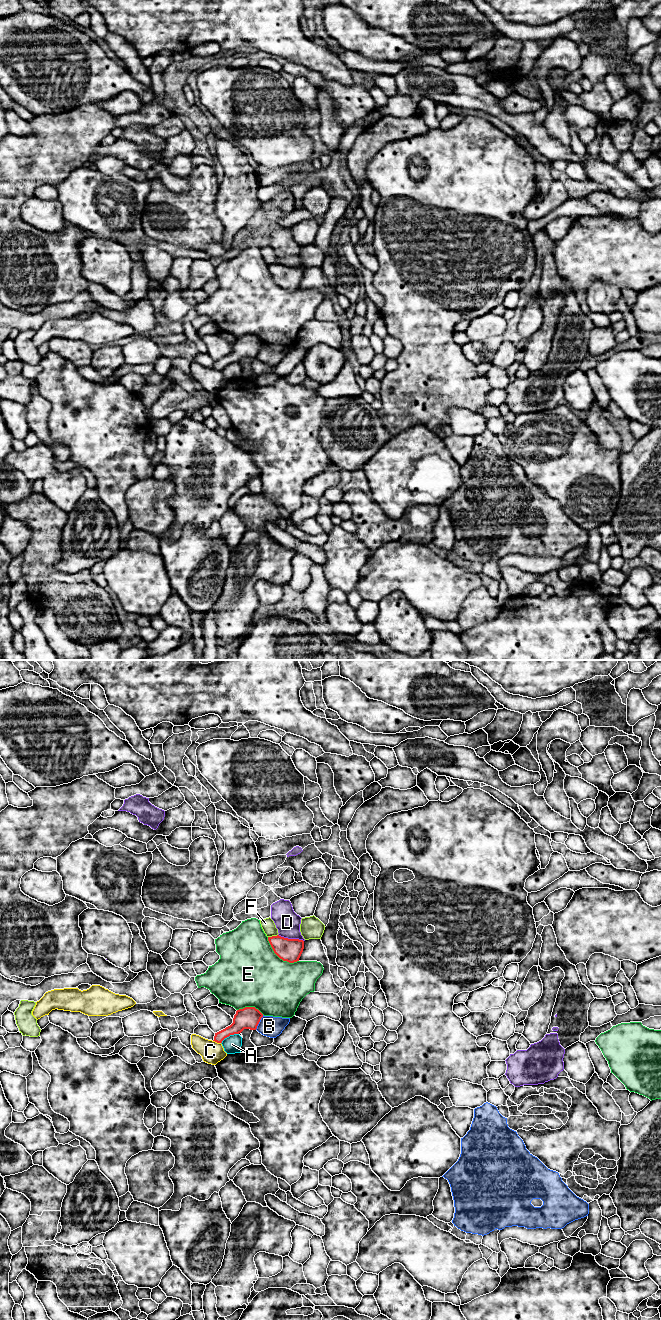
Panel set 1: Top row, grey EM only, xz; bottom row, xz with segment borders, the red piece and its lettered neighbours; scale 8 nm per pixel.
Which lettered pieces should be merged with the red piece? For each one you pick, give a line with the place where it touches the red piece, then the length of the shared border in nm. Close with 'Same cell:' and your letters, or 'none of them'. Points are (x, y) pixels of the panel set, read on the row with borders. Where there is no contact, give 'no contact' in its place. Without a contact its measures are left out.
Same cell: none of them

